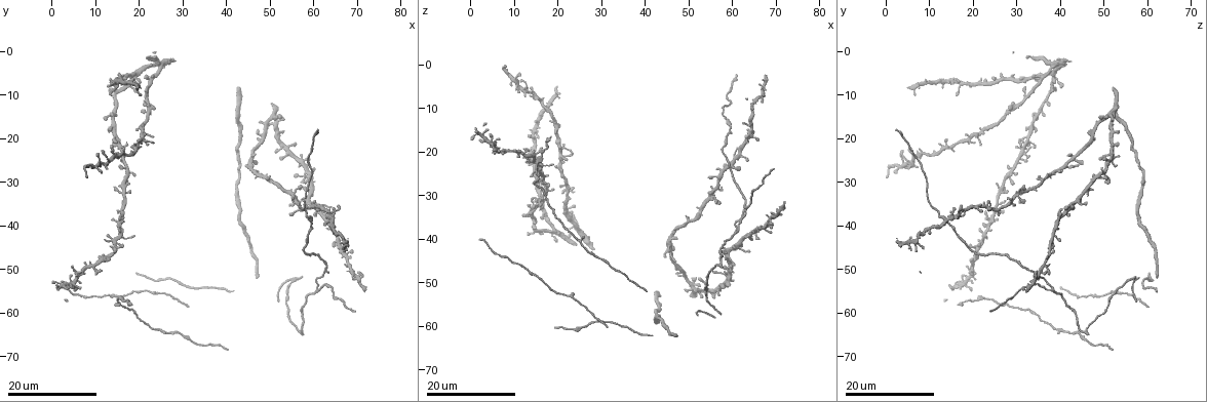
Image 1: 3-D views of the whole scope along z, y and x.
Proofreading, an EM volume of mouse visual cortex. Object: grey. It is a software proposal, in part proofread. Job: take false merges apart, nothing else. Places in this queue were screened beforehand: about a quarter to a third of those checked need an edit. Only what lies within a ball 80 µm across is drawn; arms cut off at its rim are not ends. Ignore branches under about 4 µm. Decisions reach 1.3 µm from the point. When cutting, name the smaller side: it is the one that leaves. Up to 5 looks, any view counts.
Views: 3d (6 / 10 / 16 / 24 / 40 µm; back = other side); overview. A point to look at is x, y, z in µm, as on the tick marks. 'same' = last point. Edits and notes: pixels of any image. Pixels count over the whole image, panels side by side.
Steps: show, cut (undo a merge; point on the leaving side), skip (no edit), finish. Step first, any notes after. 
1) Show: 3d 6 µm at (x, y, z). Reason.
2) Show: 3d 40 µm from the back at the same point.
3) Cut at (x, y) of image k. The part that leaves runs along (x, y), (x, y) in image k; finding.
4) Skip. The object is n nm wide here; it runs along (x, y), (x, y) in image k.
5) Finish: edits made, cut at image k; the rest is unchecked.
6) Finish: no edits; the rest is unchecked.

Show: 3d 16 µm at (58.0, 38.0, 12.5). Calibre changes.

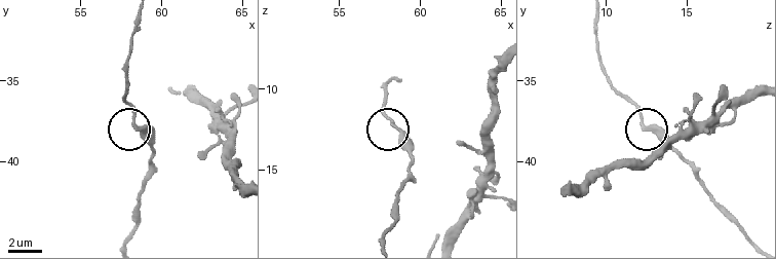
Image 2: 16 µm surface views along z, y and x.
Show: 3d 6 µm at (58.6, 37.9, 12.3).

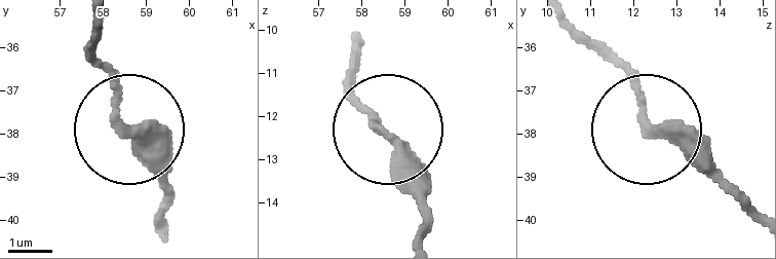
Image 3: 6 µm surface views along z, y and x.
Skip. The object is 240 nm wide here; all the same cell.

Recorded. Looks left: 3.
Show: 3d 24 µm at (60.5, 54.5, 39.0). Branch point.

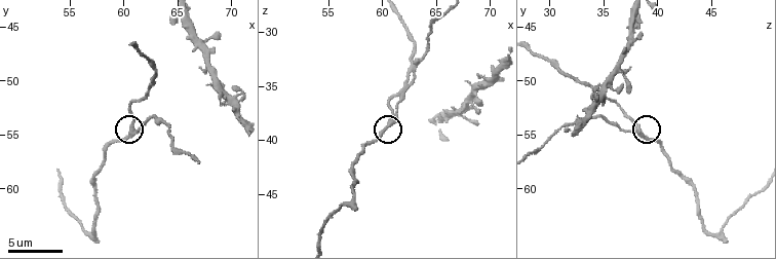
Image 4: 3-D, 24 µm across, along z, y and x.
Show: 3d 6 µm at (61.0, 54.8, 38.4).

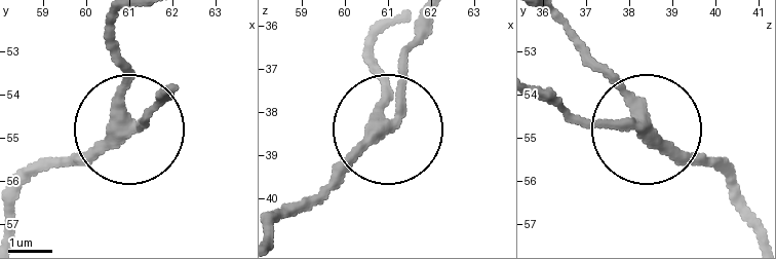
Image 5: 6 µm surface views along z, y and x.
Show: 3d 6 µm from the back at (60.90, 54.75, 38.35).

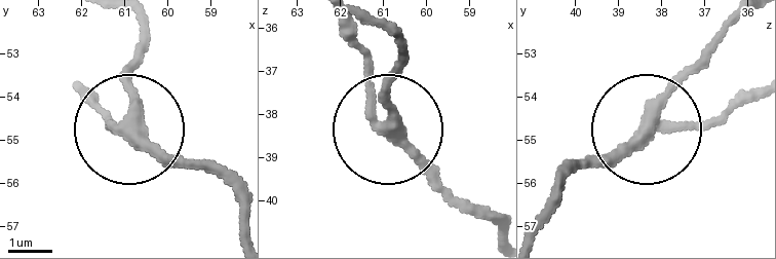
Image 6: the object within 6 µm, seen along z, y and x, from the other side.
Skip. The side arm is 20 µm long; it runs along (392, 37), (402, 60), (392, 118), (381, 122), (348, 19) in image 6; one cell here.

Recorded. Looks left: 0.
Finish: no edits; the rest is unchecked.

